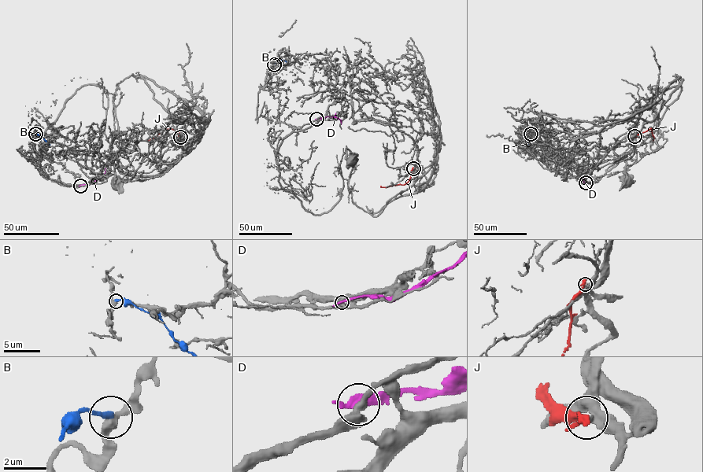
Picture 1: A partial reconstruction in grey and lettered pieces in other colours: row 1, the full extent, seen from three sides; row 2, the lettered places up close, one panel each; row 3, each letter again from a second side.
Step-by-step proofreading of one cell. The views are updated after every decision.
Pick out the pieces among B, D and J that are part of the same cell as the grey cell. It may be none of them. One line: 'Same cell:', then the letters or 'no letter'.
Same cell: no letter

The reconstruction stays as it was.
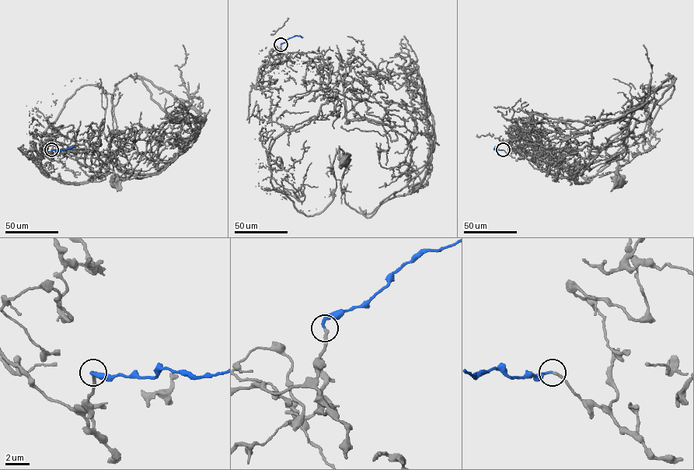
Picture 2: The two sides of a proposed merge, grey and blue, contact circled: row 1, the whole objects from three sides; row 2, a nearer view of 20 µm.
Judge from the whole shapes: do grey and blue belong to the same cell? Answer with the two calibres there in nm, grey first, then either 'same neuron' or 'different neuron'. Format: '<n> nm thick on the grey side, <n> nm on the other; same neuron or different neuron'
240 nm thick on the grey side, 220 nm on the other; same neuron

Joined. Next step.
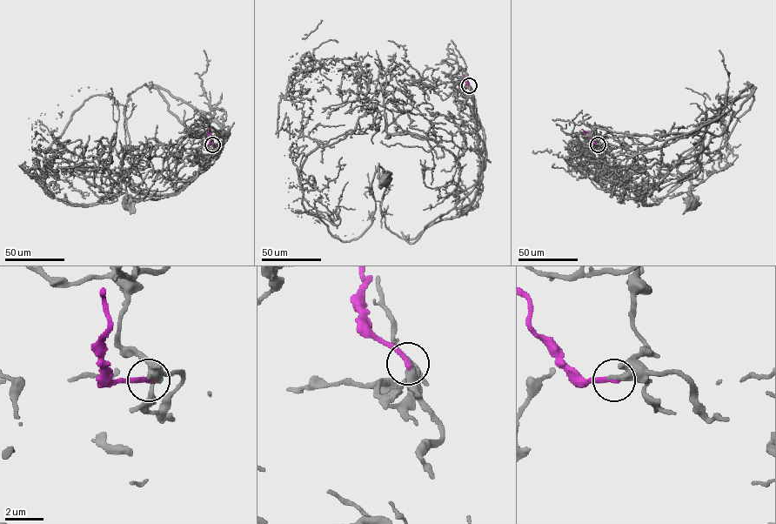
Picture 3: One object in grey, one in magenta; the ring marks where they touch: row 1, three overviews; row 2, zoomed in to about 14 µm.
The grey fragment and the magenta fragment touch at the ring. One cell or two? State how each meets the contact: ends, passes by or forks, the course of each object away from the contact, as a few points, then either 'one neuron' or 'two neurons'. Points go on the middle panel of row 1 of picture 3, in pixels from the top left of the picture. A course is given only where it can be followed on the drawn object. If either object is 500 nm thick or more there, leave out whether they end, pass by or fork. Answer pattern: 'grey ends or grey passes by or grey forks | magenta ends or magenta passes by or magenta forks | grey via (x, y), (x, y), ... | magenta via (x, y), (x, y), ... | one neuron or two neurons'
grey ends | magenta ends | grey via (470, 85), (462, 91), (466, 83), (486, 152), (471, 204), (406, 240), (385, 225), (378, 165), (383, 180) | magenta via (470, 85), (465, 69) | two neurons

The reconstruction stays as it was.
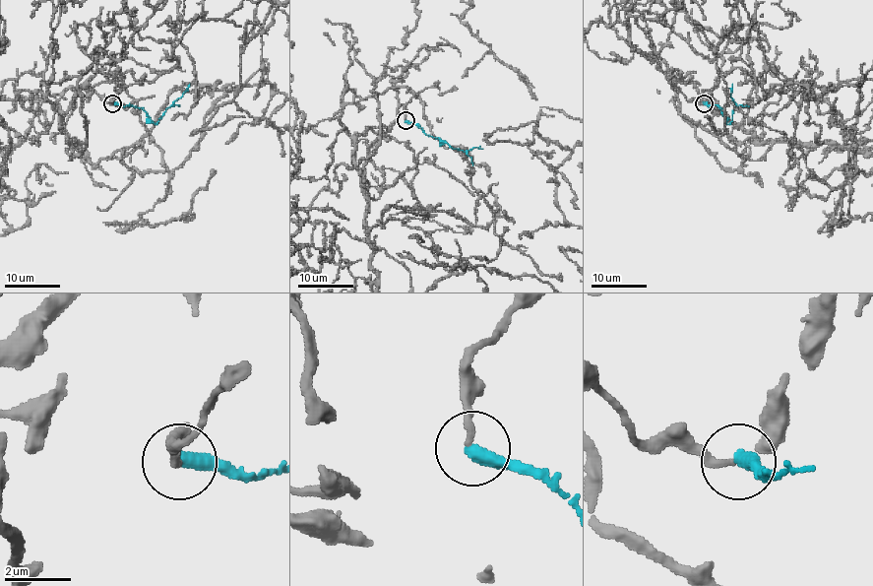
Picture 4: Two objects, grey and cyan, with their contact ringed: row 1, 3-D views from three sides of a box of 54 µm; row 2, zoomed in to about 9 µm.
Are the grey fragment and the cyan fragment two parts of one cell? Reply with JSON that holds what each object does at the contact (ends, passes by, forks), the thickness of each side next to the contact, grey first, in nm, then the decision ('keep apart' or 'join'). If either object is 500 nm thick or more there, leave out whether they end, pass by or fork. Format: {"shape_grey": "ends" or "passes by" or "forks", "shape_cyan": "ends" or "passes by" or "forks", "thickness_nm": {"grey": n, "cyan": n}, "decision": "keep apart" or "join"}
{"shape_grey": "ends", "shape_cyan": "ends", "thickness_nm": {"grey": 240, "cyan": 440}, "decision": "keep apart"}

